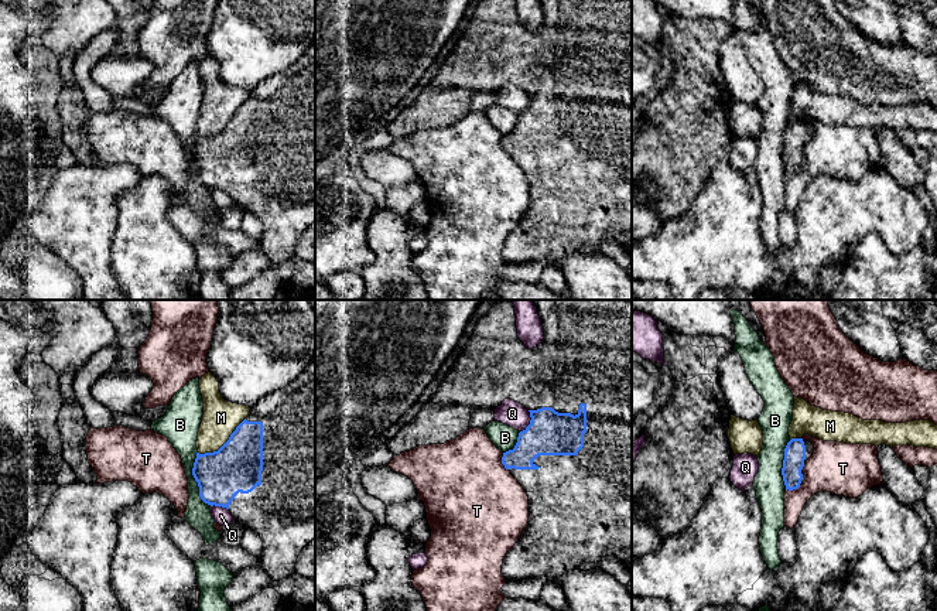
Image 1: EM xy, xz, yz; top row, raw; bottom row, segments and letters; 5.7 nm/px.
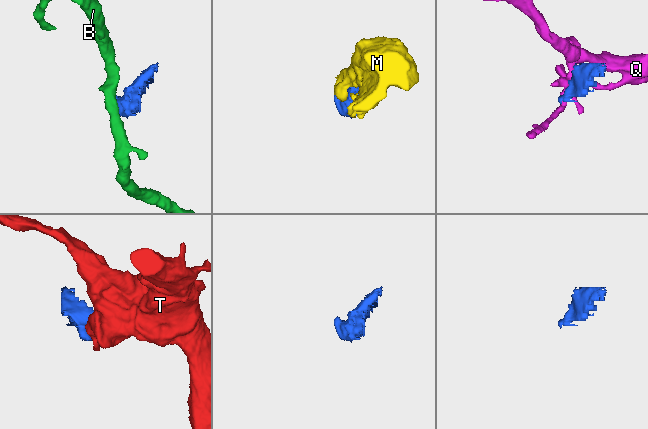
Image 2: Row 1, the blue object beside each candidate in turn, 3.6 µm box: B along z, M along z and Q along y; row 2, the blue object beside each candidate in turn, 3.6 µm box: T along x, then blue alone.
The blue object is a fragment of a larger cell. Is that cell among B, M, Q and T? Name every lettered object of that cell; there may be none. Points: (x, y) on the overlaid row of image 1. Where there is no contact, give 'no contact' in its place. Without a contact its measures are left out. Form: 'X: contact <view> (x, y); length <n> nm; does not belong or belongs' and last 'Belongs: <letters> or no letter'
B: contact xy (195, 480); length 320 nm; does not belong
M: contact xy (225, 443); length 340 nm; does not belong
Q: contact xz (530, 422); length 140 nm; does not belong
T: contact xz (502, 461); length 110 nm; does not belong
Belongs: no letter

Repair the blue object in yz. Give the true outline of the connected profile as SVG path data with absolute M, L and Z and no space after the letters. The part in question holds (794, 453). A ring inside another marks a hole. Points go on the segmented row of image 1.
M791 438L784 448L782 475L786 489L793 491L804 484L804 462L813 455L814 446L803 438Z

